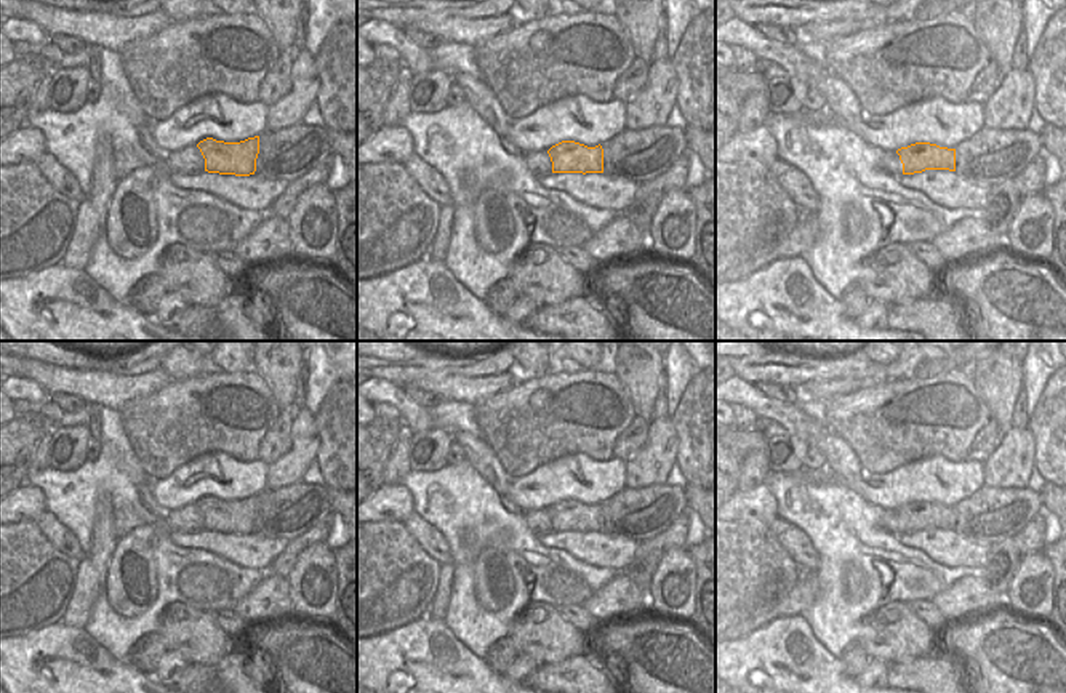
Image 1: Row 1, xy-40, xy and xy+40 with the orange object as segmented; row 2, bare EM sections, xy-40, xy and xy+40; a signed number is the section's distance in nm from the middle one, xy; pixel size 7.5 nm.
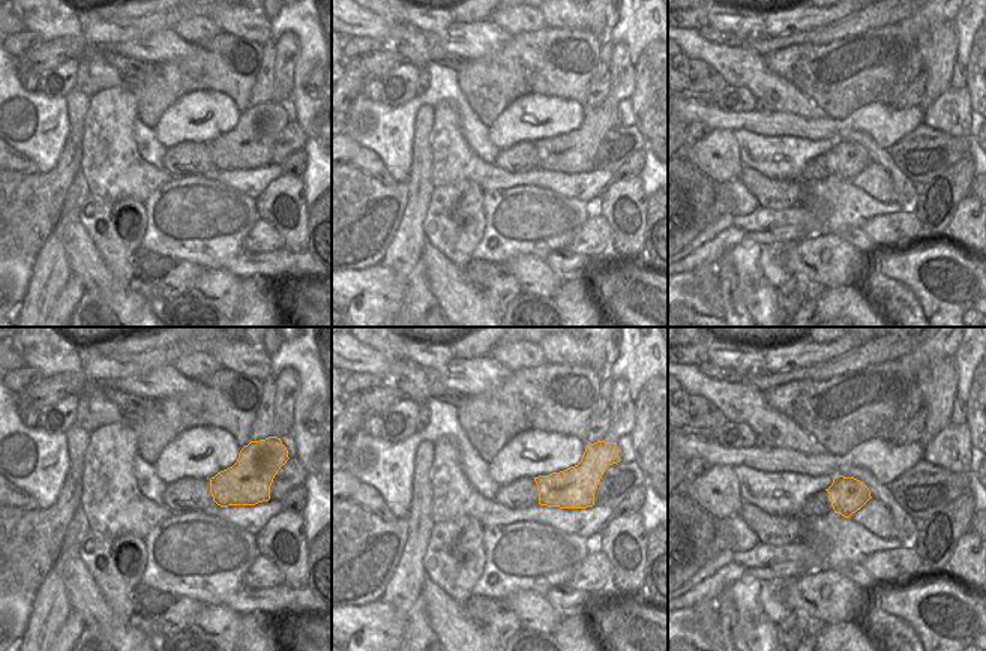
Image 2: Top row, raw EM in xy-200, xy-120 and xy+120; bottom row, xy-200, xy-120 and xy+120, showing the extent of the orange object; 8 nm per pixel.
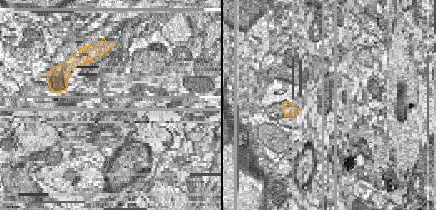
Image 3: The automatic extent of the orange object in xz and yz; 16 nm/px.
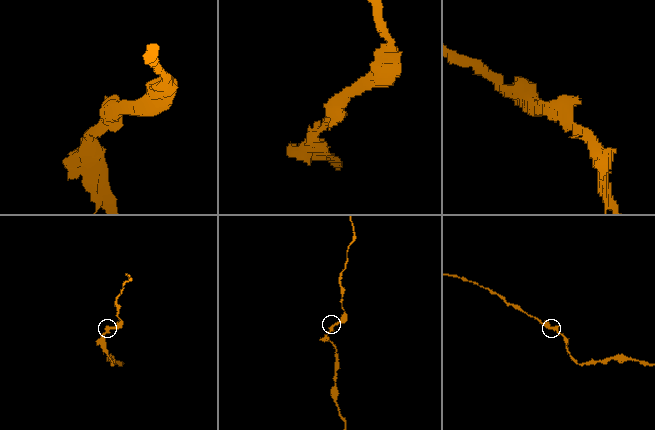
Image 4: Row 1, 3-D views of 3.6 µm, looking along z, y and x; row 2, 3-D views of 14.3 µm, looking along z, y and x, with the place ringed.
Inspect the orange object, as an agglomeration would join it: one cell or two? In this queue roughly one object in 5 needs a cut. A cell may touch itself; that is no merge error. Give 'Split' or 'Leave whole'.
Leave whole

